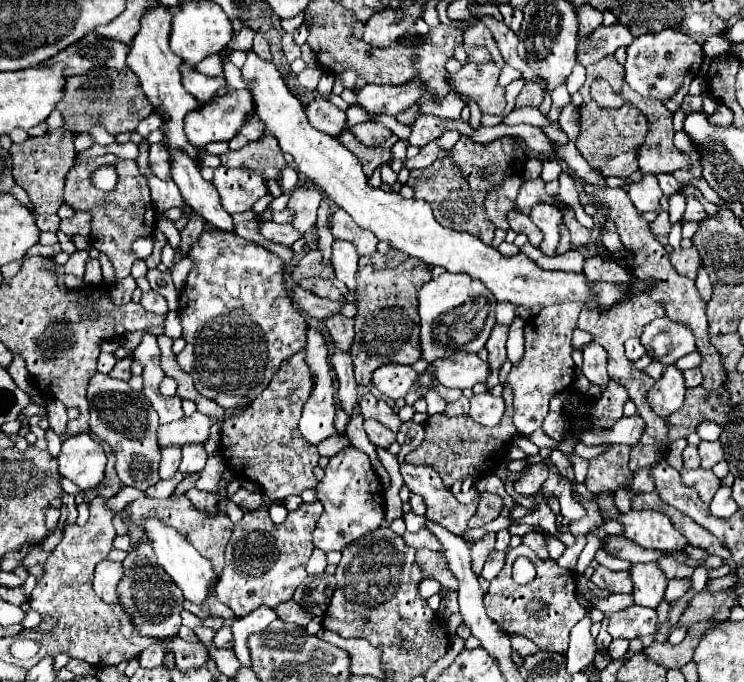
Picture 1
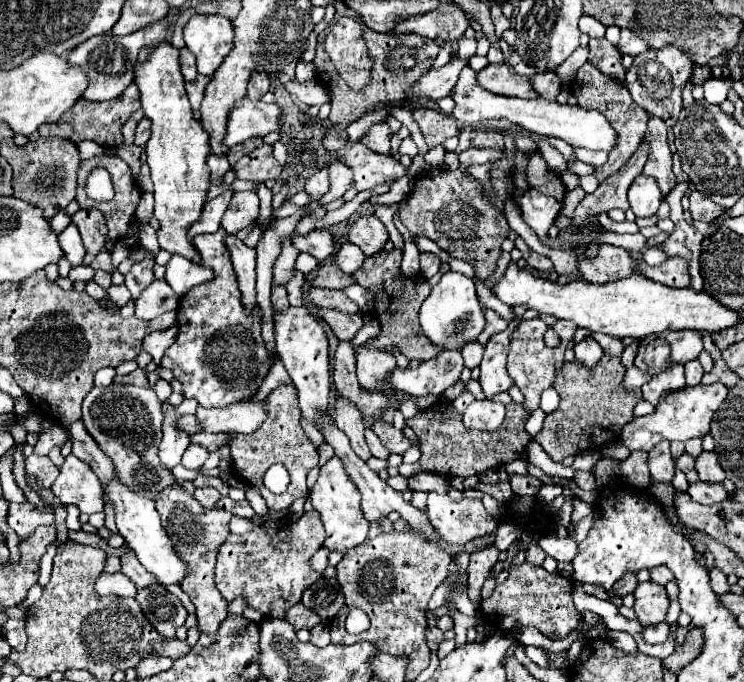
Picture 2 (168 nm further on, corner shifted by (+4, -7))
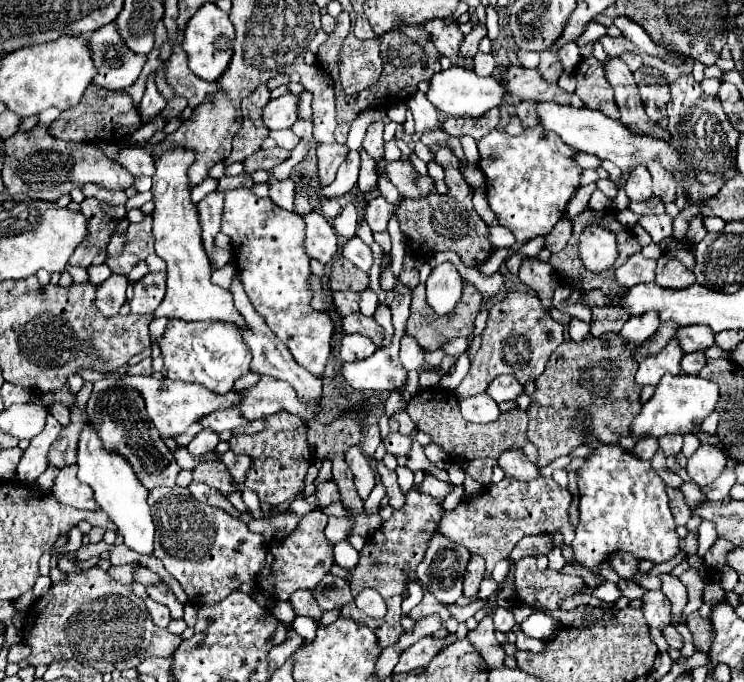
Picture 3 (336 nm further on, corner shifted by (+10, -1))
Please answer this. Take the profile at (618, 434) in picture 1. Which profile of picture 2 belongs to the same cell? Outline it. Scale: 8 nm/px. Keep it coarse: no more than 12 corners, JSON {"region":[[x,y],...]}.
{"region":[[723,383],[665,395],[665,409],[623,425],[621,443],[651,451],[659,441],[709,433],[727,397]]}

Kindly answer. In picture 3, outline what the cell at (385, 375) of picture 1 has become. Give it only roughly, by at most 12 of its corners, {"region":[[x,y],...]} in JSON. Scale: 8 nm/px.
{"region":[[345,335],[341,359],[357,361],[375,353],[363,335]]}

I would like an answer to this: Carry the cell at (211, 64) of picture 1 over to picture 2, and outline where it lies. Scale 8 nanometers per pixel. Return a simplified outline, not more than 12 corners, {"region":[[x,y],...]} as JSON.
{"region":[[181,49],[181,73],[185,81],[197,77],[195,57]]}

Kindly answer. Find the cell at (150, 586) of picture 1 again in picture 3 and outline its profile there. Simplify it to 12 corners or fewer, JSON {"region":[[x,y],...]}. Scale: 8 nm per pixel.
{"region":[[151,597],[145,599],[153,623],[167,627],[169,609],[167,605],[155,603]]}

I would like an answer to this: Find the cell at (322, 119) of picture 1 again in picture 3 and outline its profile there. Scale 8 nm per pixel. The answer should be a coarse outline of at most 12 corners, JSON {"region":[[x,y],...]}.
{"region":[[409,161],[385,165],[385,175],[405,199],[421,199],[435,187]]}

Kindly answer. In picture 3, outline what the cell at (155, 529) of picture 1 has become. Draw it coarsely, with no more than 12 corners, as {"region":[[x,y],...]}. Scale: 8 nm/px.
{"region":[[93,423],[77,445],[79,481],[125,545],[153,553],[155,525],[129,461]]}

